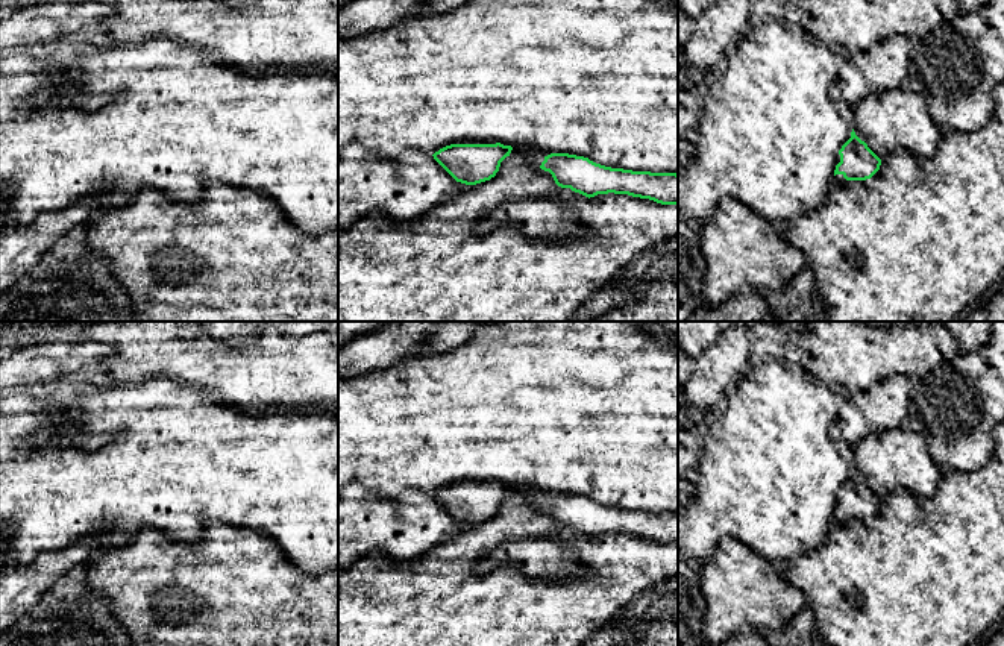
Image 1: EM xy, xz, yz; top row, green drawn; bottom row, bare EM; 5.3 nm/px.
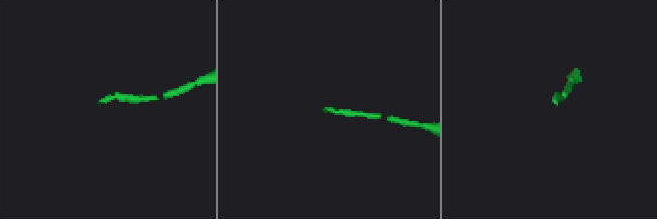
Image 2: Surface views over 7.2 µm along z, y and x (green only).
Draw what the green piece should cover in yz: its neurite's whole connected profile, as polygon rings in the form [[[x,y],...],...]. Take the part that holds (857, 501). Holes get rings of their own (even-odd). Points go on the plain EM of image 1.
[[[852,469],[851,478],[839,490],[833,522],[871,519],[880,510],[880,505],[881,499]]]

